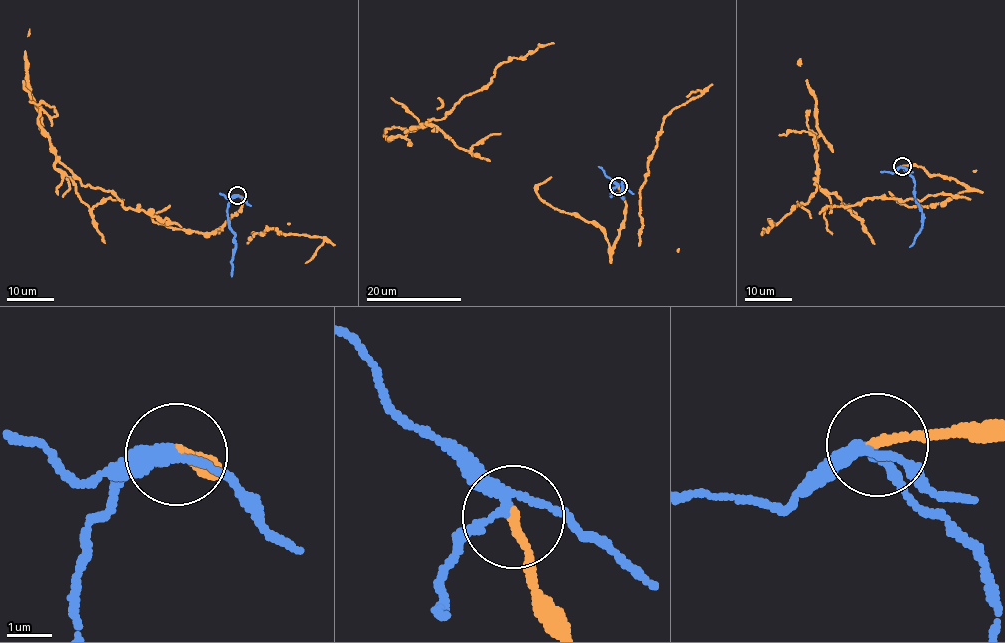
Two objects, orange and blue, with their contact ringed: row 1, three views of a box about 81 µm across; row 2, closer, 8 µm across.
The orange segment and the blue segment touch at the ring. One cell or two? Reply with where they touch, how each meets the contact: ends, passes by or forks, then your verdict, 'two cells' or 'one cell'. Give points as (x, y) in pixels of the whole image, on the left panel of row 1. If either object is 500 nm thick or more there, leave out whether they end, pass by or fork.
(237, 195) | orange ends | blue forks | two cells

